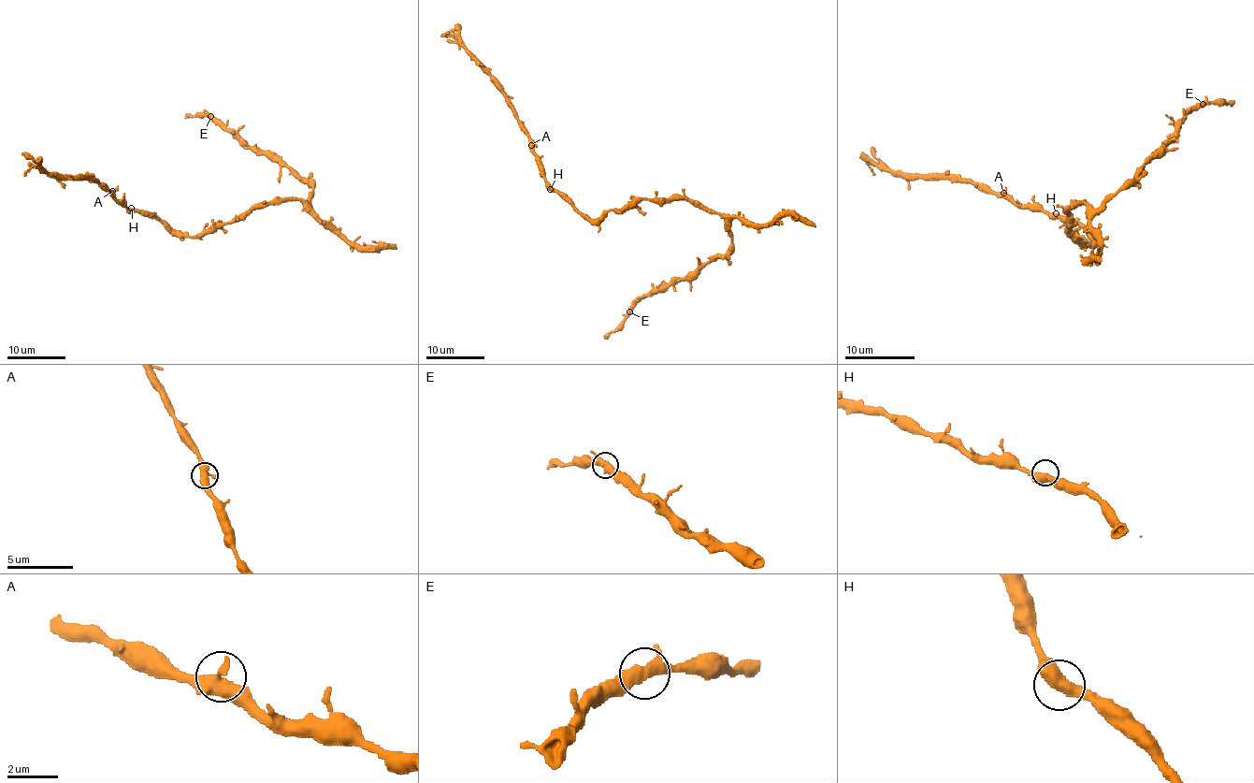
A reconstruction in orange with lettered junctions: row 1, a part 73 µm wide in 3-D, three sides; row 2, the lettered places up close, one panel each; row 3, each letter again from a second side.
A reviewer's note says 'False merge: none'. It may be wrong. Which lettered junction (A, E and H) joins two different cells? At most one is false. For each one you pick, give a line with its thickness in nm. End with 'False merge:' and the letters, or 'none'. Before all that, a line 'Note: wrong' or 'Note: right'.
Note: right
False merge: none

